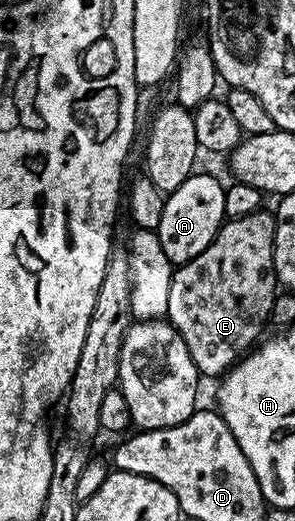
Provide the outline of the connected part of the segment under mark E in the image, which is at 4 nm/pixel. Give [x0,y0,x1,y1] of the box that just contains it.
[166,209,276,377]

